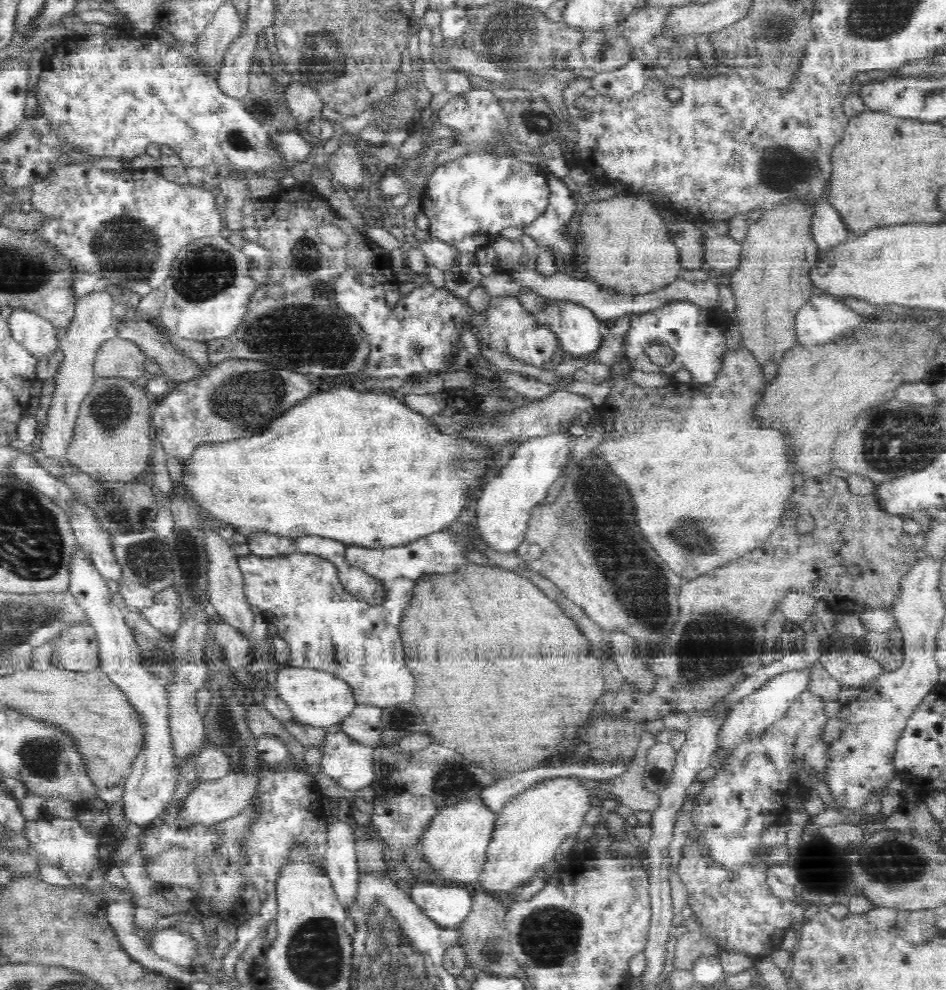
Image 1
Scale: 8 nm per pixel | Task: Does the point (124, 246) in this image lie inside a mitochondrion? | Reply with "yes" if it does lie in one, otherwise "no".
yes

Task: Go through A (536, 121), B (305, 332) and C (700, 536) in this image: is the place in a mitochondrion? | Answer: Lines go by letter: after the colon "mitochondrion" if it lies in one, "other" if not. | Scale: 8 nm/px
A: mitochondrion
B: mitochondrion
C: mitochondrion

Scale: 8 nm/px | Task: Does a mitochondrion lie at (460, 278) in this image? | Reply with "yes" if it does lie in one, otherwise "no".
no

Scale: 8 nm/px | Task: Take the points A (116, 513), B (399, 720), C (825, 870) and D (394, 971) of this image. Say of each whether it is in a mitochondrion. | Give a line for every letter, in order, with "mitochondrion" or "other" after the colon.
A: mitochondrion
B: mitochondrion
C: mitochondrion
D: mitochondrion

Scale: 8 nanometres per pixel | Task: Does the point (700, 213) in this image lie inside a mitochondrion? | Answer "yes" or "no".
no

